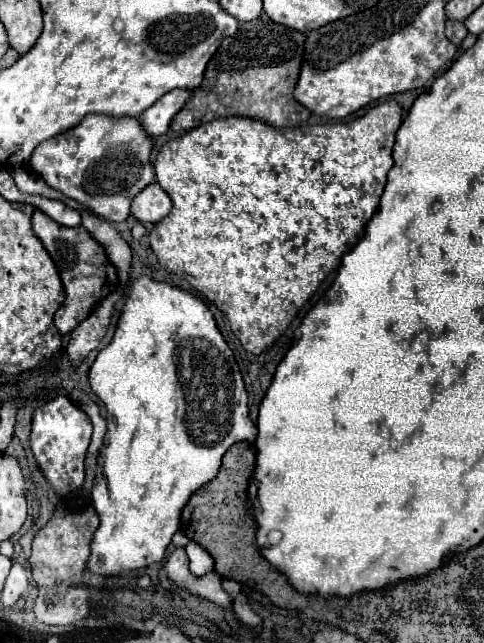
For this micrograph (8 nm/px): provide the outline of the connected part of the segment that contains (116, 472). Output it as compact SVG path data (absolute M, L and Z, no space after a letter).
M138 276L138 278L132 280L132 286L130 286L130 290L126 294L126 300L124 300L122 314L120 314L118 324L116 324L114 338L96 356L96 362L90 368L88 380L90 380L92 390L106 404L106 410L108 410L108 416L106 416L108 432L106 432L104 444L102 444L102 448L98 452L96 482L94 482L94 488L92 488L92 506L96 508L96 512L100 516L100 526L98 526L98 530L94 534L94 540L90 544L92 554L90 554L90 560L88 560L88 568L90 568L90 572L100 574L100 576L118 576L120 572L146 568L146 566L156 564L156 562L160 562L164 558L164 552L166 552L172 536L180 530L180 514L182 514L182 508L186 506L186 502L190 500L190 496L198 488L202 488L204 484L208 484L210 480L216 478L216 474L220 470L220 464L222 464L222 456L232 444L236 444L236 442L254 442L258 430L256 430L254 422L248 416L248 392L244 388L244 380L240 376L234 354L228 348L228 344L224 342L220 330L216 328L214 316L208 310L208 306L200 298L196 298L194 294L190 294L186 290L180 290L178 286L172 286L172 284L152 280L148 276Z

